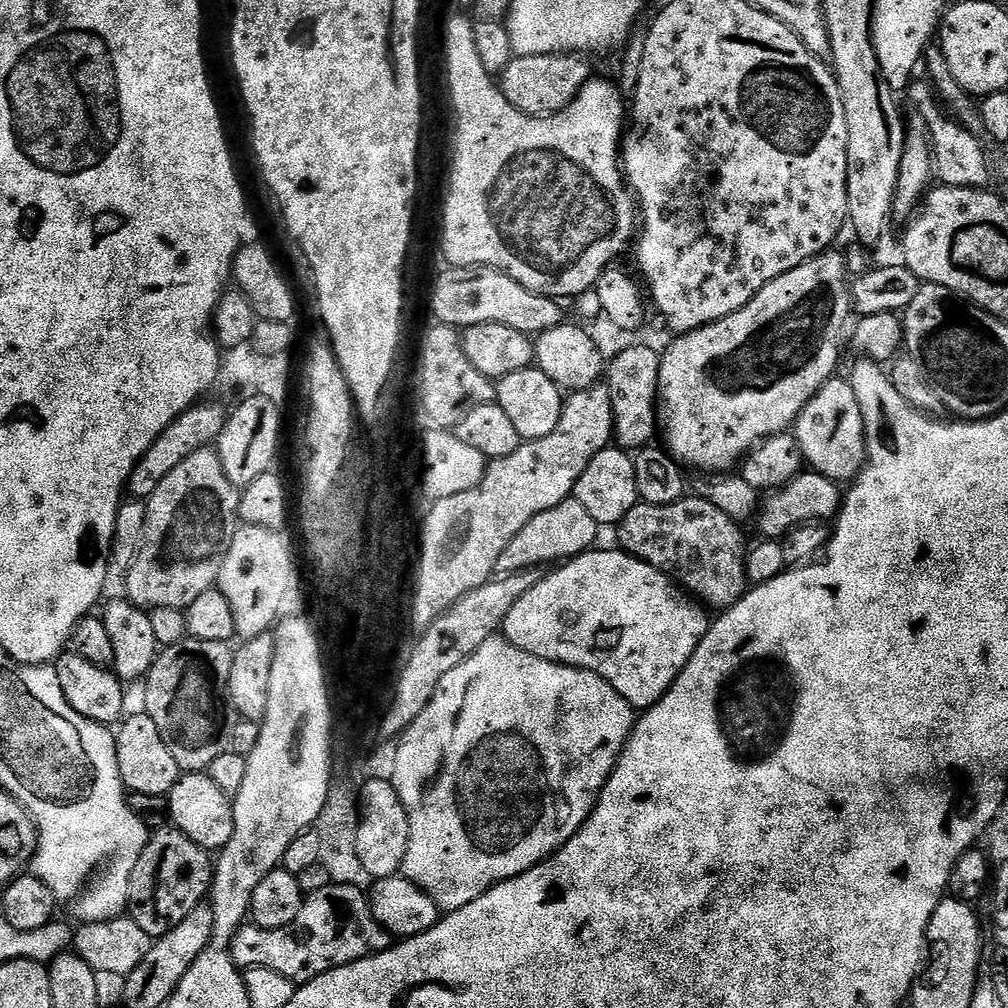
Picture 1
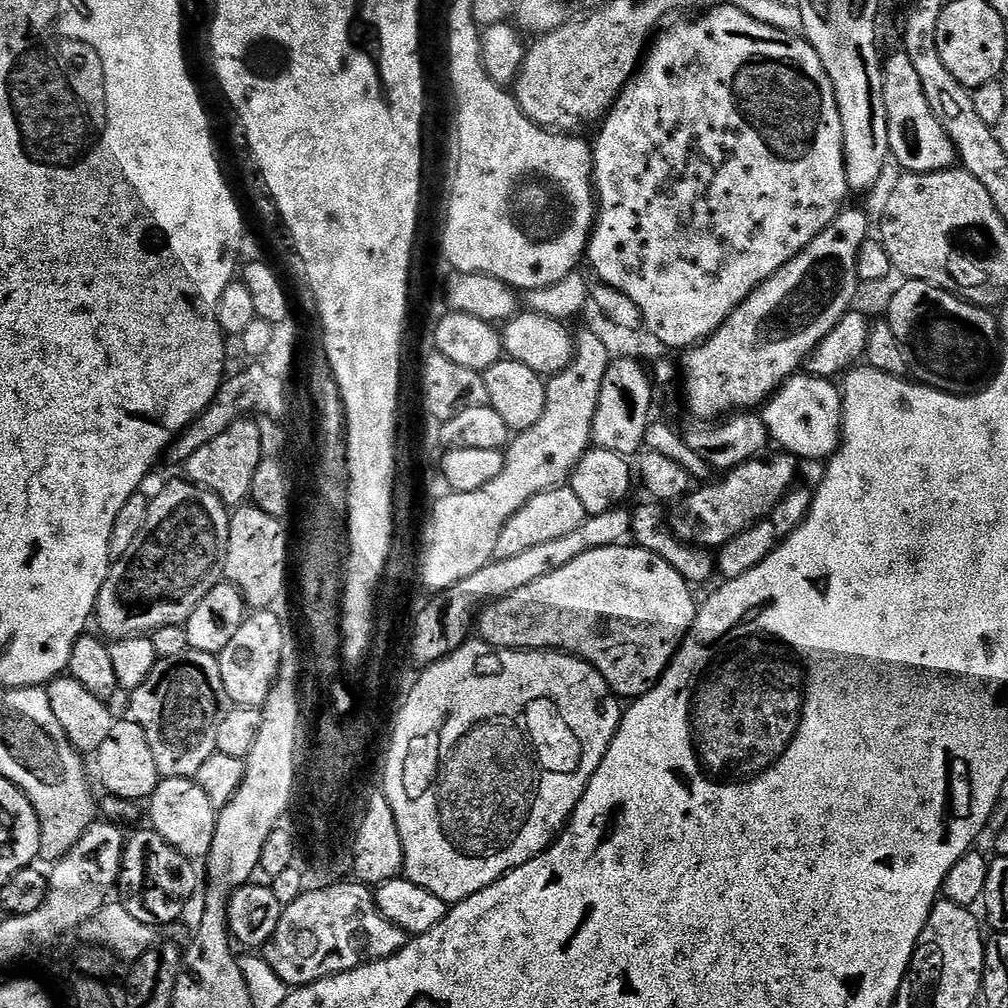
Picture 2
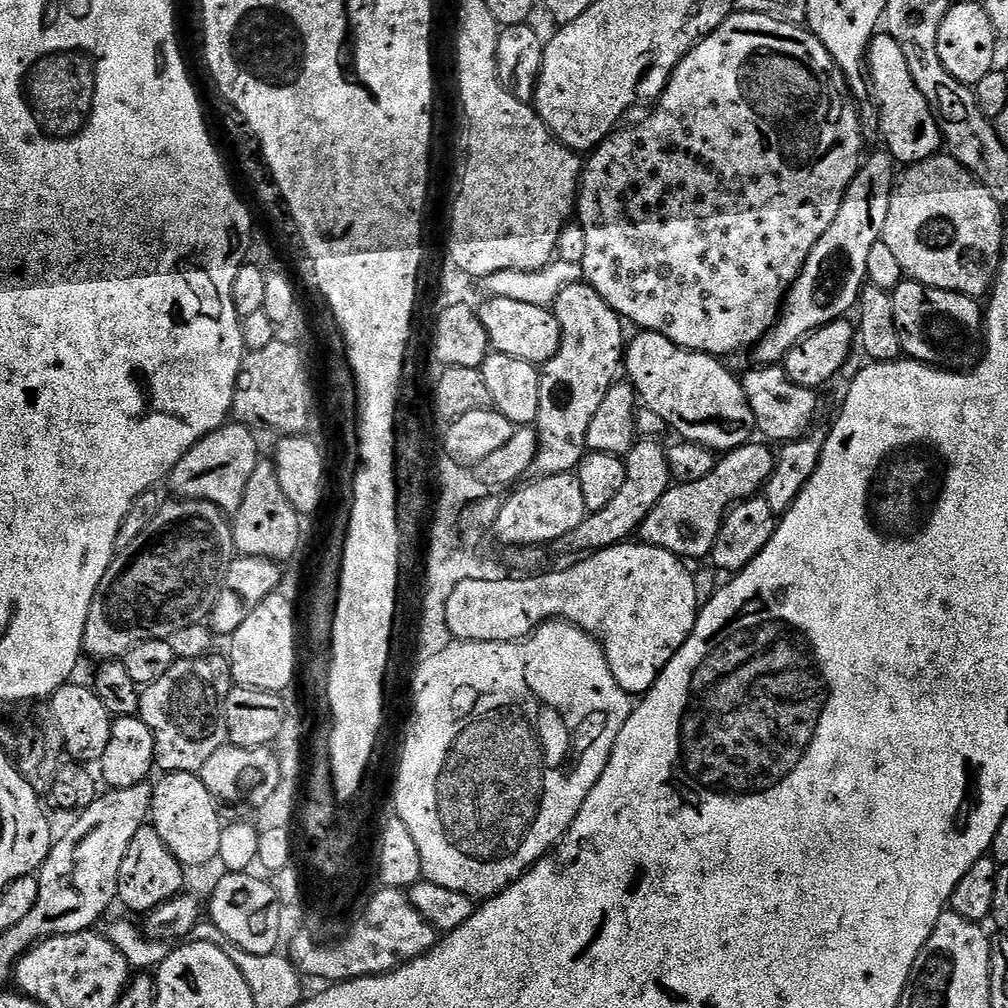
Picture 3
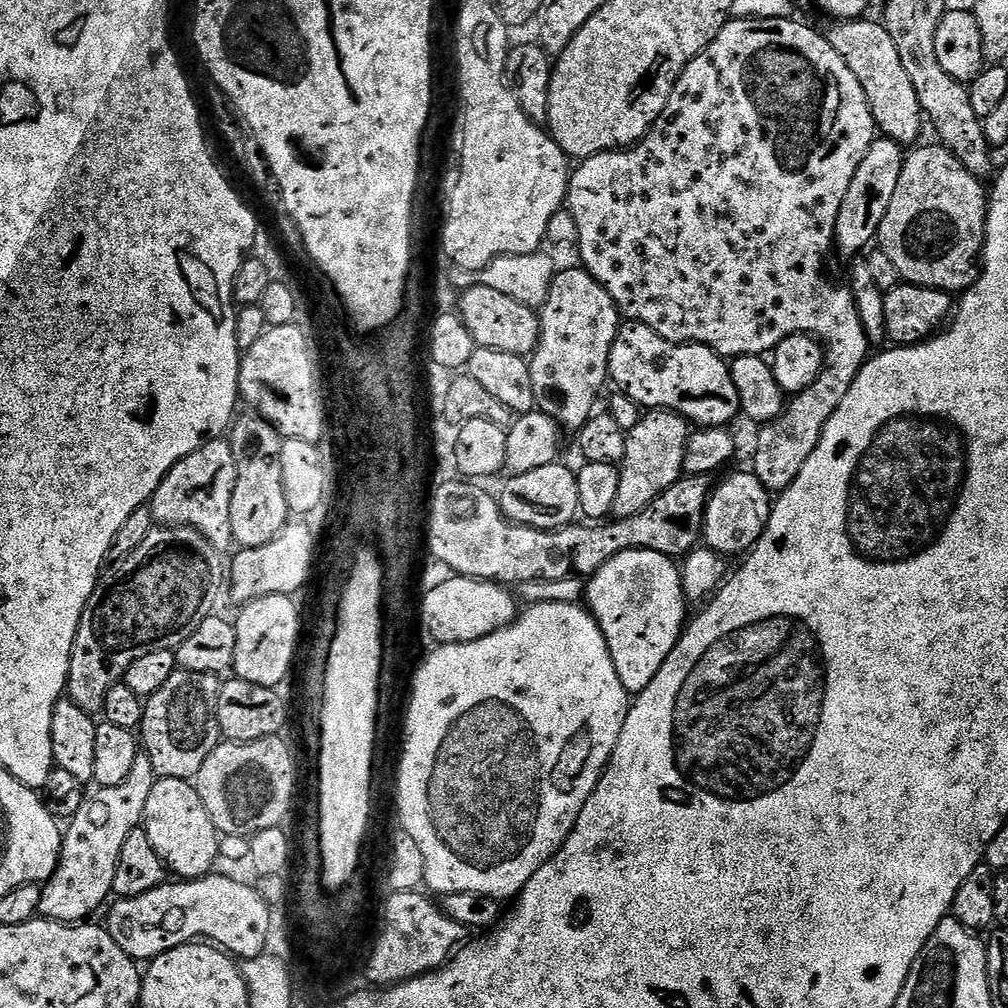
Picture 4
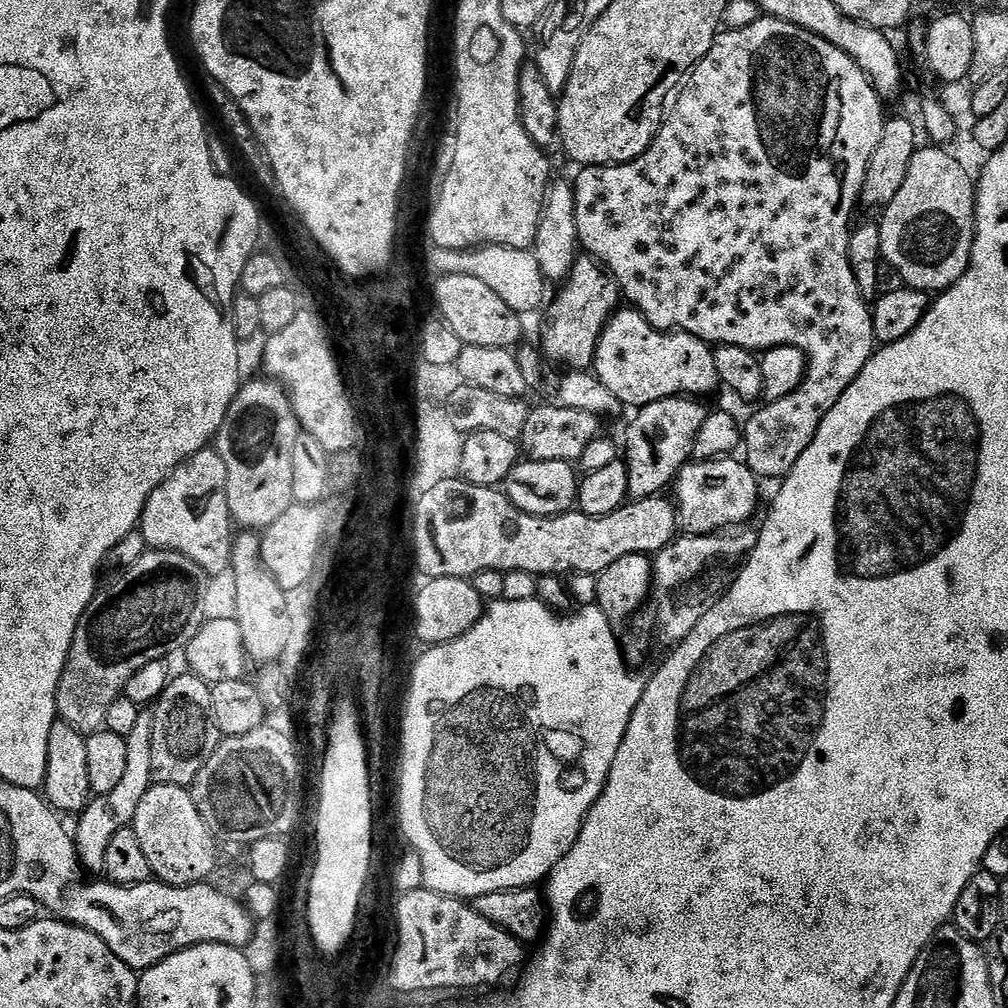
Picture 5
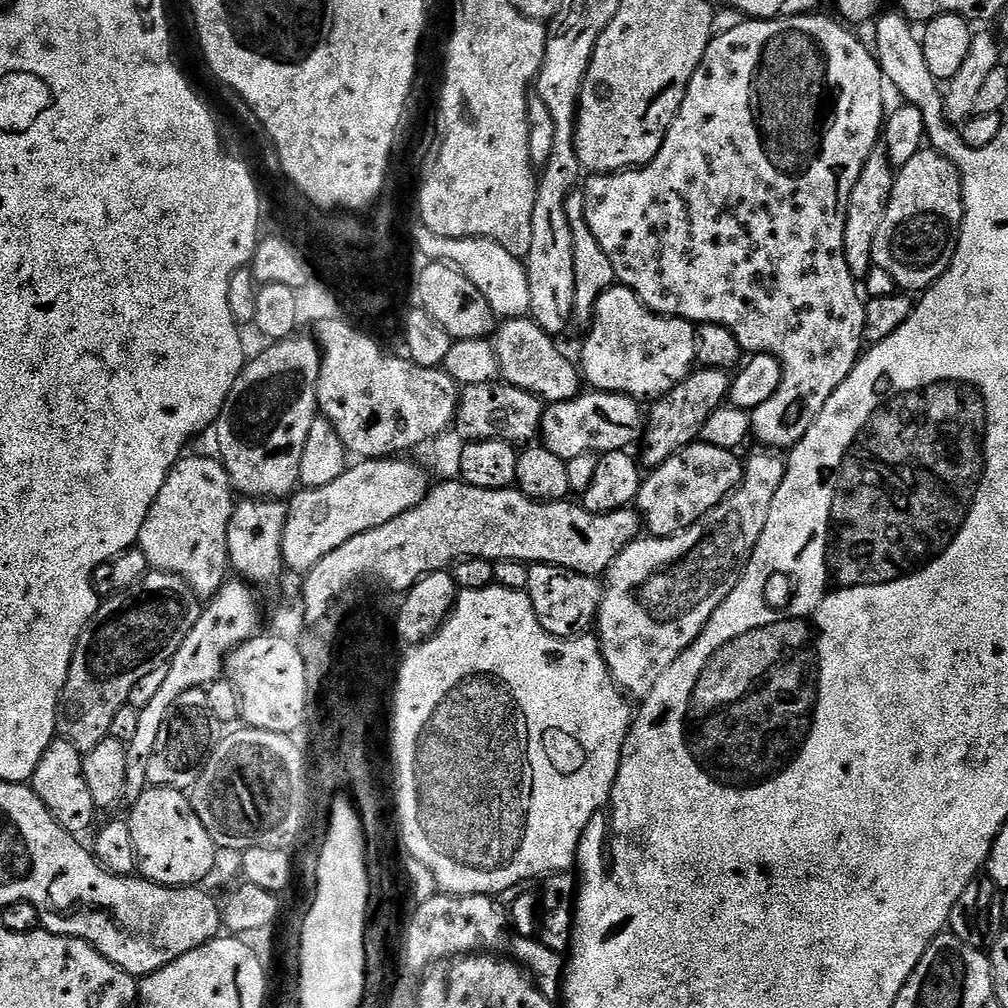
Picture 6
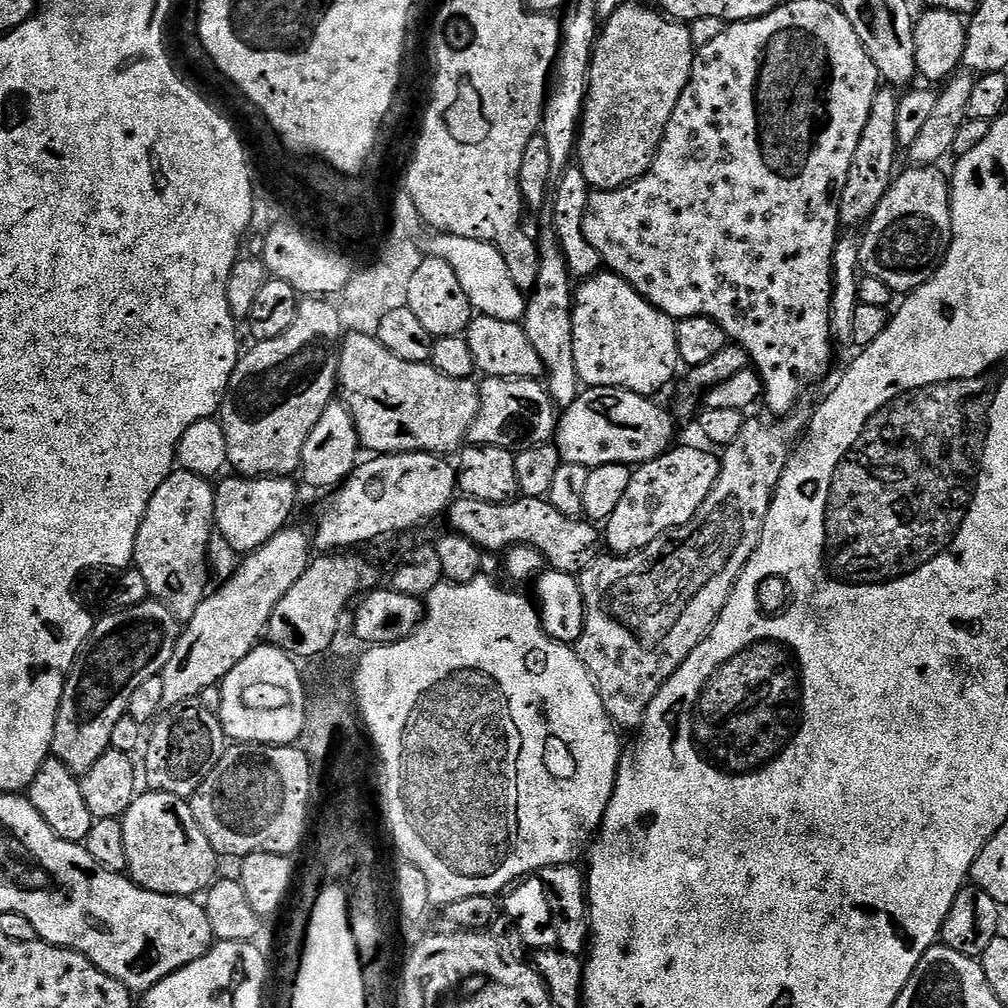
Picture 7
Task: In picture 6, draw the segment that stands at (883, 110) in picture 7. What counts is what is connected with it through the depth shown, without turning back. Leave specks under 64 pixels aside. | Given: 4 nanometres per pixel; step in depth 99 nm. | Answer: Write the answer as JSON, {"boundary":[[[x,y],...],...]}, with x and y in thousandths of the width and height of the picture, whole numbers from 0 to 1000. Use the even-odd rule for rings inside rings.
{"boundary":[[[870,145],[859,157],[855,173],[851,173],[851,181],[847,181],[847,188],[843,188],[843,200],[839,204],[839,232],[837,233],[837,251],[839,264],[843,264],[843,272],[856,276],[867,264],[865,249],[867,248],[867,232],[871,232],[871,224],[875,224],[875,216],[881,207],[885,186],[889,180],[885,159],[875,145]]]}

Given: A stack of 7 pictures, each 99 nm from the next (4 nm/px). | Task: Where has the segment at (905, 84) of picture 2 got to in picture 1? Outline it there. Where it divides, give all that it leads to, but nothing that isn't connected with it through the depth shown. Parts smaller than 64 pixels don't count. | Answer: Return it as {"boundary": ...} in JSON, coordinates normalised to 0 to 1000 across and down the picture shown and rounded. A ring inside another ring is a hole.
{"boundary":[[[906,82],[900,88],[899,95],[905,98],[905,103],[913,110],[914,117],[921,122],[922,132],[920,131],[920,134],[923,136],[925,170],[928,178],[933,178],[930,180],[934,184],[942,187],[975,188],[979,184],[976,182],[980,179],[980,159],[976,156],[975,145],[972,144],[971,138],[973,136],[967,131],[960,130],[955,123],[949,121],[947,118],[938,114],[934,104],[927,98],[926,88],[920,82],[918,82],[919,84],[908,83]],[[925,95],[927,100],[925,100]],[[932,106],[935,112],[933,112]]]}

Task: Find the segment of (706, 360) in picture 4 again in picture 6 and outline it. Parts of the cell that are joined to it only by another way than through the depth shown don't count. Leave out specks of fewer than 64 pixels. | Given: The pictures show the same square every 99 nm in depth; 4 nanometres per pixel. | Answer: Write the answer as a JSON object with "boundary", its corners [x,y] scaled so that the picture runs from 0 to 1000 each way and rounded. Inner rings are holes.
{"boundary":[[[624,286],[601,287],[587,310],[585,324],[575,345],[573,365],[592,389],[612,389],[632,399],[650,399],[679,378],[690,361],[691,322],[645,309]]]}

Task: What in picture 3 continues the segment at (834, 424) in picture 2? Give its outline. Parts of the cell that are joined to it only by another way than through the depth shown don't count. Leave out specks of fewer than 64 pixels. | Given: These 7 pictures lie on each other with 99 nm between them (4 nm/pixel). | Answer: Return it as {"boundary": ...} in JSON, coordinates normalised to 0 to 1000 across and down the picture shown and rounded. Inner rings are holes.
{"boundary":[[[749,363],[742,370],[737,370],[736,380],[740,387],[740,399],[744,399],[744,407],[748,407],[750,429],[759,438],[774,437],[781,438],[795,436],[798,429],[806,421],[810,413],[811,390],[804,385],[797,385],[779,371],[774,363]]]}

